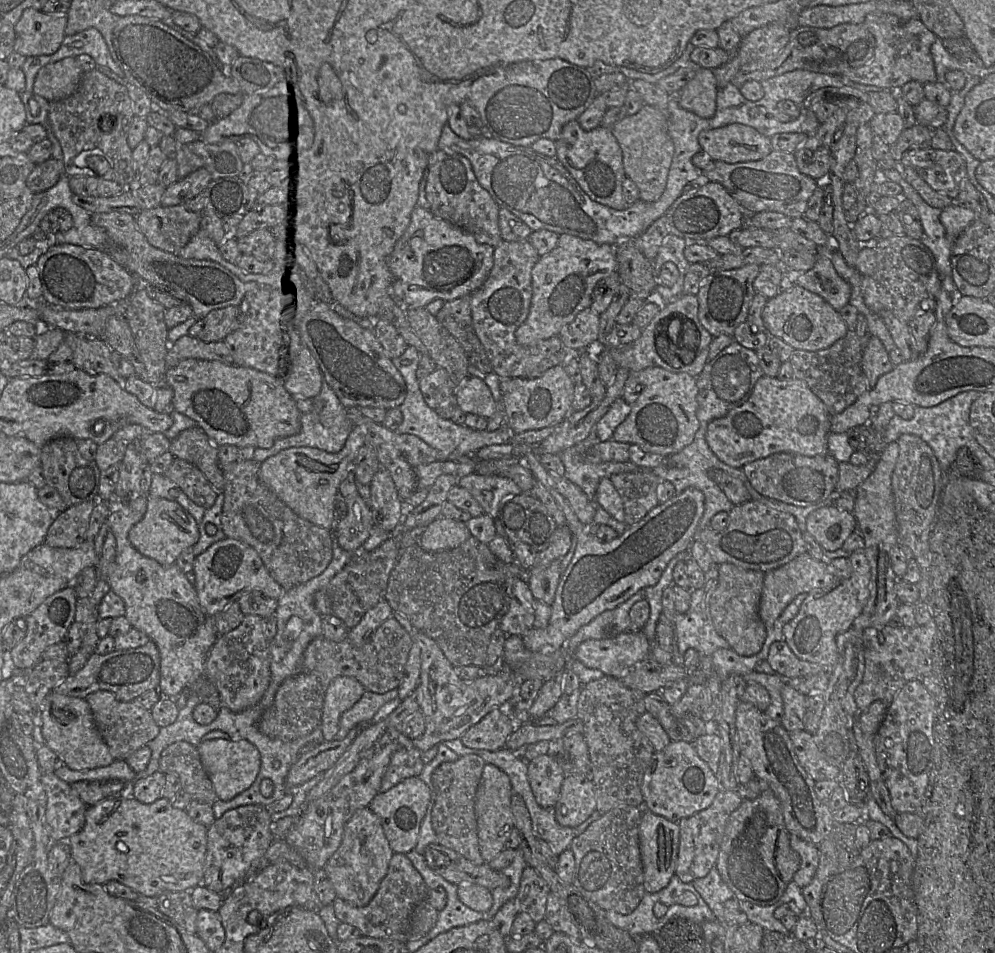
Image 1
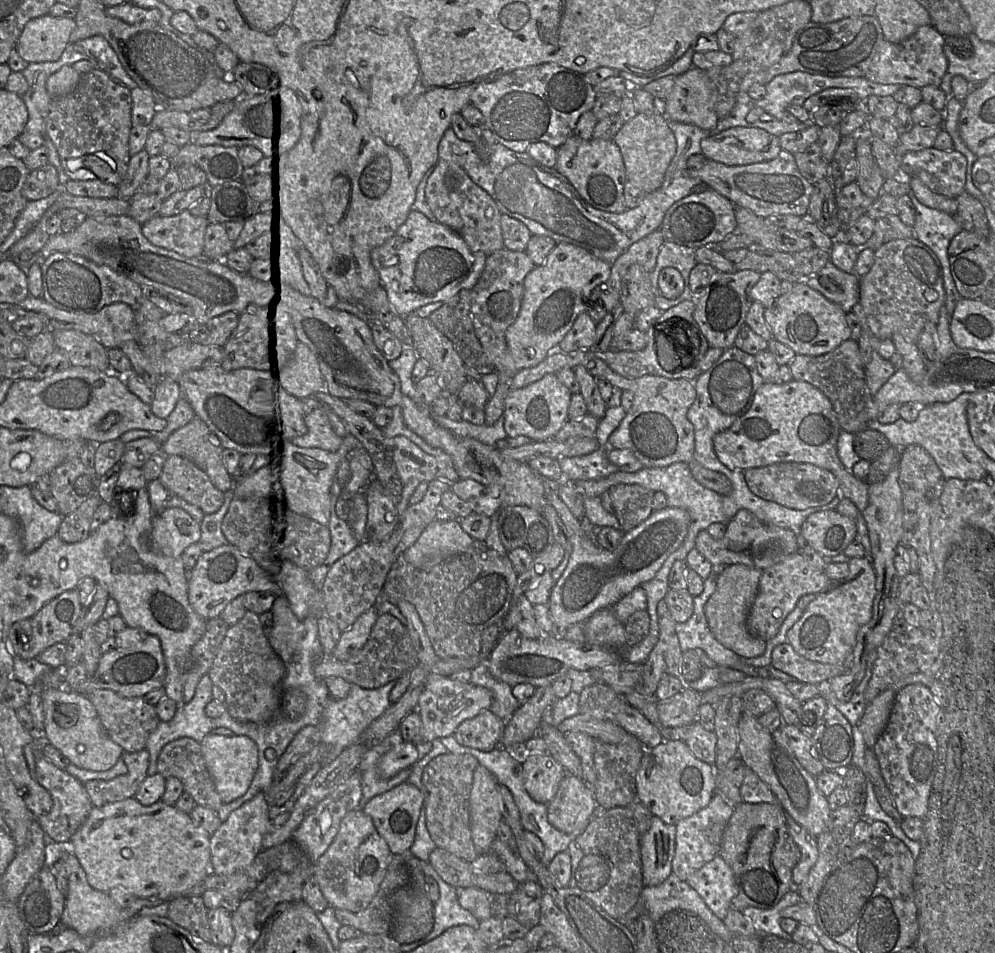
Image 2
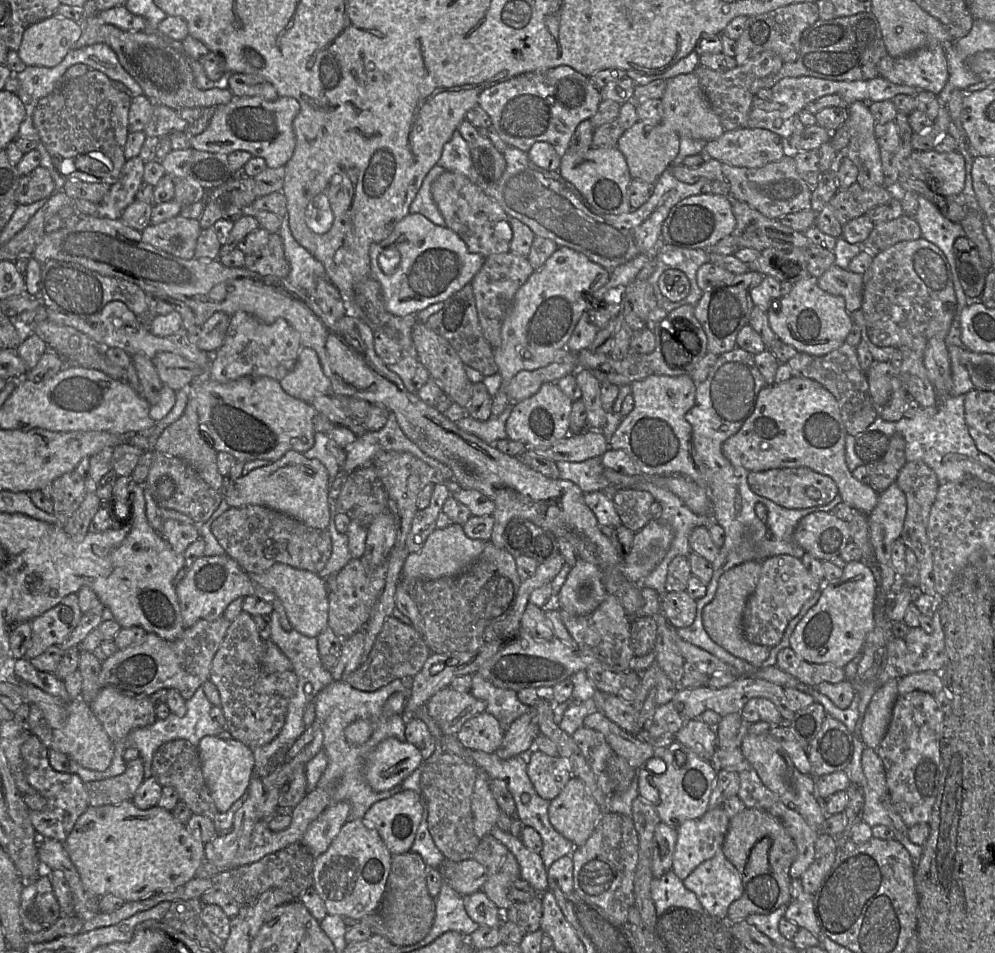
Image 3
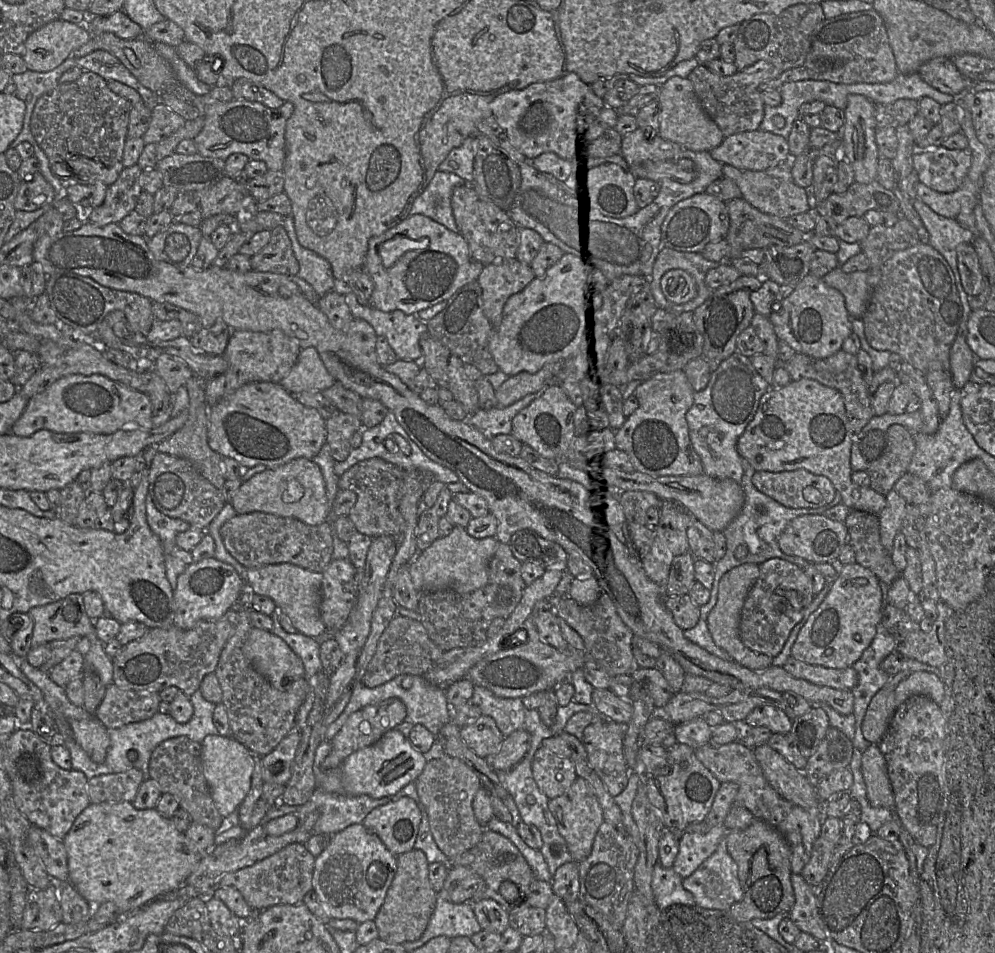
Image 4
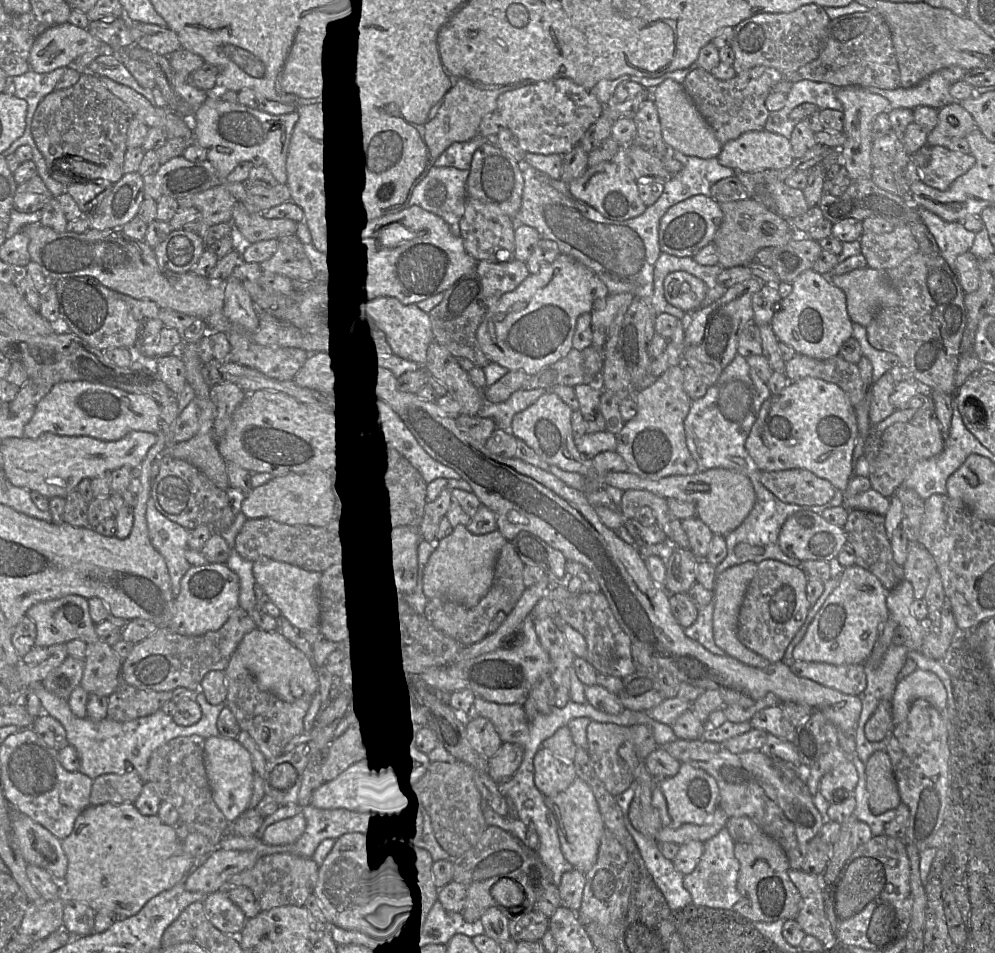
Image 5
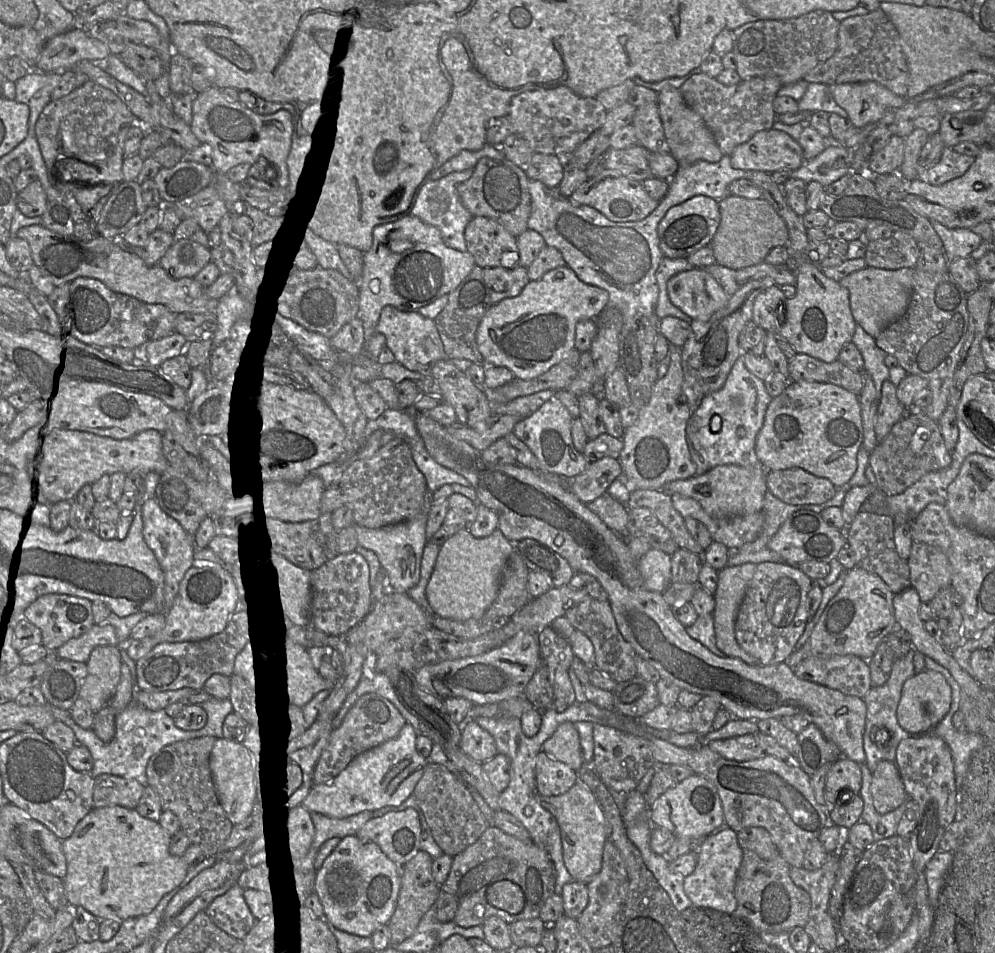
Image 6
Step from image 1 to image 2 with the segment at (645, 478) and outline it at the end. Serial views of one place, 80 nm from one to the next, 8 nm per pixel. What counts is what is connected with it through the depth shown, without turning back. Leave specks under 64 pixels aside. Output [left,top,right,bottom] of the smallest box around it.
[609,484,654,532]

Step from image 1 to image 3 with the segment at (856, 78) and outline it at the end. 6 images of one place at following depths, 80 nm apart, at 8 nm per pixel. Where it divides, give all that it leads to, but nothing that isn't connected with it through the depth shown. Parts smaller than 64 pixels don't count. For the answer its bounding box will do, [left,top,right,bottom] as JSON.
[878,44,949,95]

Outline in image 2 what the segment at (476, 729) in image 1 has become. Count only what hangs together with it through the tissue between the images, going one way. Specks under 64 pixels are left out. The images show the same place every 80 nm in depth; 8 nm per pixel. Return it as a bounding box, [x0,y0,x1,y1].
[454,708,506,752]

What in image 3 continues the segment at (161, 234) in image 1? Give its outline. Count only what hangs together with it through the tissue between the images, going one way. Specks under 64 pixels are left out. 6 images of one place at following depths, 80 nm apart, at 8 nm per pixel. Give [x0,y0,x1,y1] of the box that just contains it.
[142,214,203,259]

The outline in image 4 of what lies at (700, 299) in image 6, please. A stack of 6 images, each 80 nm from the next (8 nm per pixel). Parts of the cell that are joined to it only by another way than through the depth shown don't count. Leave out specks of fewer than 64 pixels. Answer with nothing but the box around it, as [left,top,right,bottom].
[661,269,697,304]

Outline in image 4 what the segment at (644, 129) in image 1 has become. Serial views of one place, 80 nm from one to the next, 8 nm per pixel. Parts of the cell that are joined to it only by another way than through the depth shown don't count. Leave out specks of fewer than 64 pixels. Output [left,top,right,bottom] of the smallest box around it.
[621,127,682,167]

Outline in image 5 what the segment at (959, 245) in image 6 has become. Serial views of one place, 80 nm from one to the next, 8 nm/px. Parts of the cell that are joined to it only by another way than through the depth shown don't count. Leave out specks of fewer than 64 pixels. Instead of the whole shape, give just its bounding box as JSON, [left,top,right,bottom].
[918,207,975,280]

